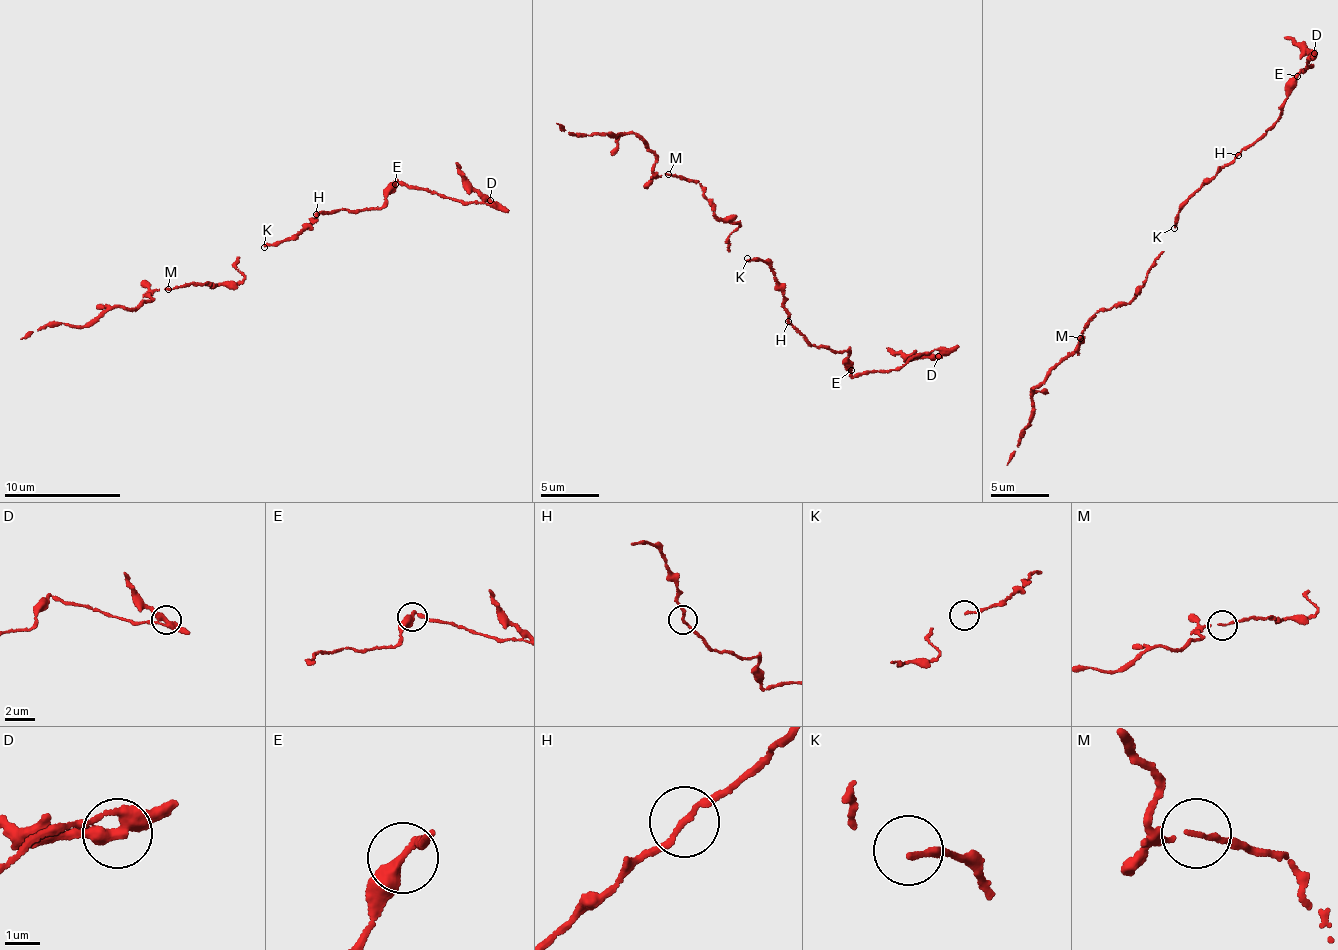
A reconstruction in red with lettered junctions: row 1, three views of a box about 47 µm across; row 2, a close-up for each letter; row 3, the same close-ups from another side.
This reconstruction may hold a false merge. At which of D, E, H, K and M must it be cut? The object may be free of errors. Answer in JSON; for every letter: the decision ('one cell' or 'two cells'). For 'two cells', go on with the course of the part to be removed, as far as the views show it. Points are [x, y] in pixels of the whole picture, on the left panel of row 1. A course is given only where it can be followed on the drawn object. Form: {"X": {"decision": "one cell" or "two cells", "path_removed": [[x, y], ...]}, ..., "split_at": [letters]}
{"D": {"decision": "two cells", "path_removed": [[490, 201], [464, 183], [456, 163]]}, "E": {"decision": "one cell"}, "H": {"decision": "one cell"}, "K": {"decision": "one cell"}, "M": {"decision": "one cell"}, "split_at": ["D"]}

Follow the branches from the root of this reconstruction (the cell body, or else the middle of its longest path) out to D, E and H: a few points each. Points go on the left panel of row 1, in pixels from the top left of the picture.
D: (264, 247), (295, 239), (323, 212), (379, 209), (384, 193), (396, 182), (461, 201), (490, 201)
E: (264, 247), (295, 239), (323, 212), (339, 208), (359, 212), (379, 209), (383, 206), (384, 193), (395, 184)
H: (264, 247), (295, 239), (316, 215)

